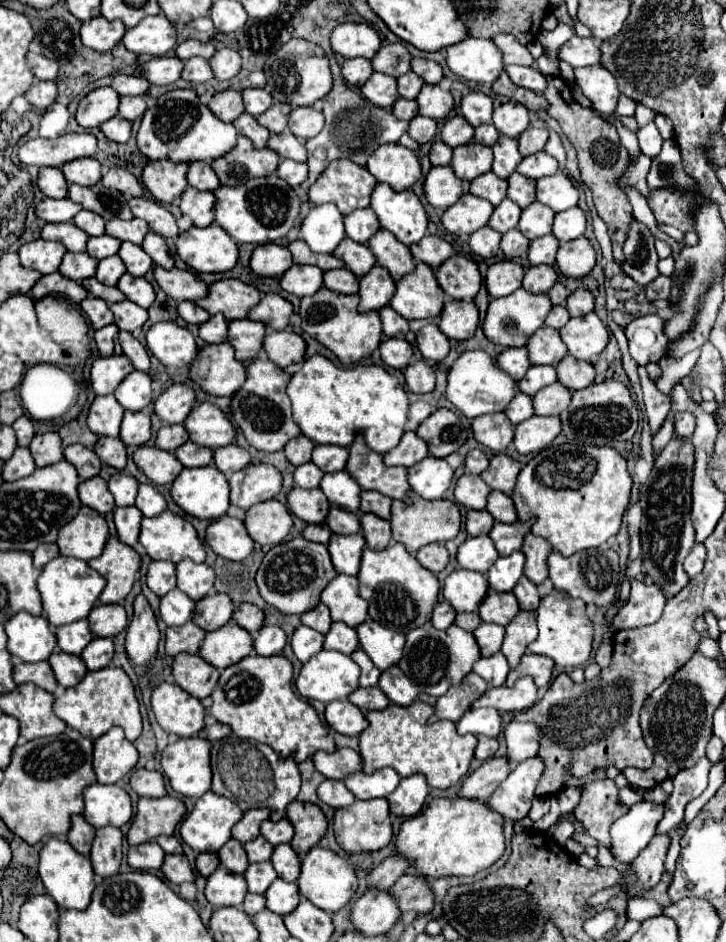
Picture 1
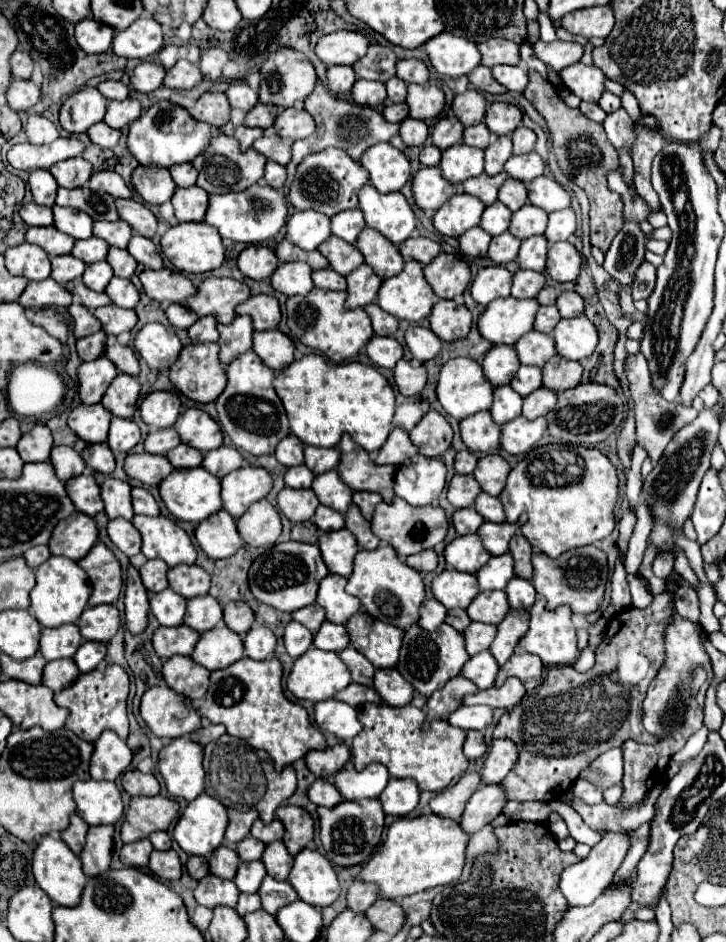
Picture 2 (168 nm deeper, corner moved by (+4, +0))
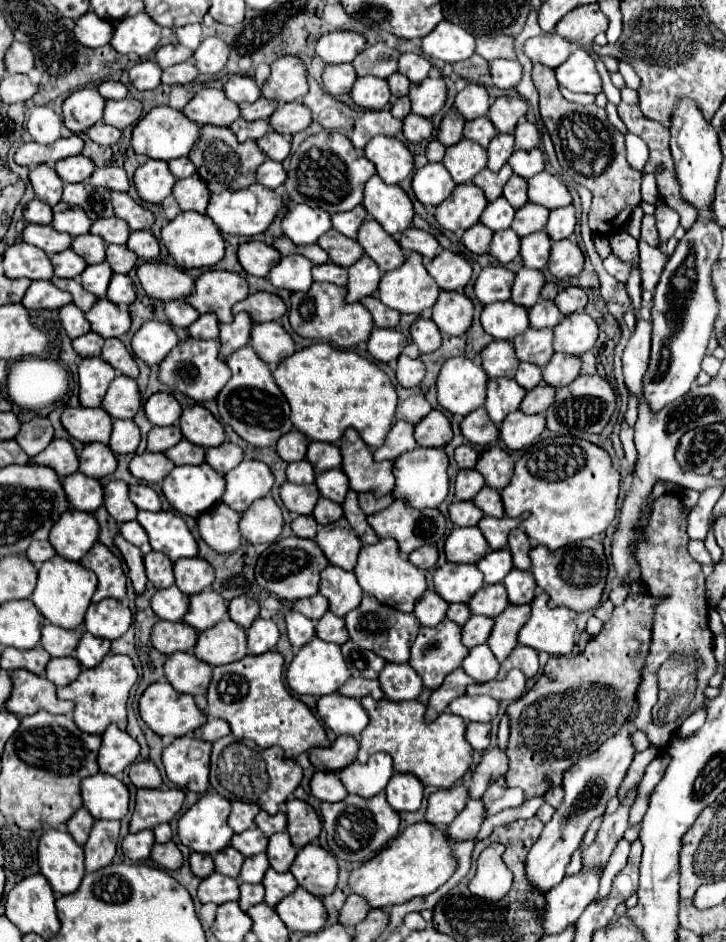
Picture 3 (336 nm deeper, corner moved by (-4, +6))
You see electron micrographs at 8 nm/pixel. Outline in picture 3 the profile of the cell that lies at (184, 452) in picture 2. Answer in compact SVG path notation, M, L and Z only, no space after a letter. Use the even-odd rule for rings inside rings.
M181 440L173 448L169 448L165 452L165 456L169 460L173 460L177 466L181 466L181 464L201 464L201 462L205 462L205 448L191 444L189 440Z

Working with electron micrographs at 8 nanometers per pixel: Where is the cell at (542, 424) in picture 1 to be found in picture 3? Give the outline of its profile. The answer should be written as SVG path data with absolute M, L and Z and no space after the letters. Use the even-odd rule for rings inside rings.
M515 410L513 414L509 414L499 430L501 430L501 440L507 444L507 448L511 450L521 450L529 444L535 442L535 438L547 428L547 420L545 414L523 414L521 410Z

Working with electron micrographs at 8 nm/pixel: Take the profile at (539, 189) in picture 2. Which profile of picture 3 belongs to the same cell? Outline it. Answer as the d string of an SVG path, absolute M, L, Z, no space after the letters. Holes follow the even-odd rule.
M539 172L537 176L529 178L529 200L533 204L541 204L549 210L569 206L571 204L571 194L569 190L549 172ZM553 200L563 200L563 202L553 202Z

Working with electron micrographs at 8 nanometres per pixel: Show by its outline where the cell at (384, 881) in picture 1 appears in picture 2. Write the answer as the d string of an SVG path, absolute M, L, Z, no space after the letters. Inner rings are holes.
M355 880L349 890L347 890L347 908L353 910L355 914L363 914L367 912L369 906L373 906L373 902L377 900L377 886L369 886L367 882Z

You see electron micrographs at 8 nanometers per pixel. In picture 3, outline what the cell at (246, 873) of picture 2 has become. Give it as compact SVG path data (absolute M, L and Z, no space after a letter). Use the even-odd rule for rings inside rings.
M257 854L257 856L245 858L241 874L239 874L239 880L247 882L247 884L259 884L263 880L267 868L269 868L267 854Z

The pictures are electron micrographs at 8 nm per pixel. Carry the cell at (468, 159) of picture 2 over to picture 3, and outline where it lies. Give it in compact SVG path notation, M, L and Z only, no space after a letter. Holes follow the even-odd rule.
M463 138L447 148L443 166L449 170L455 184L467 184L487 166L487 150L477 142Z

